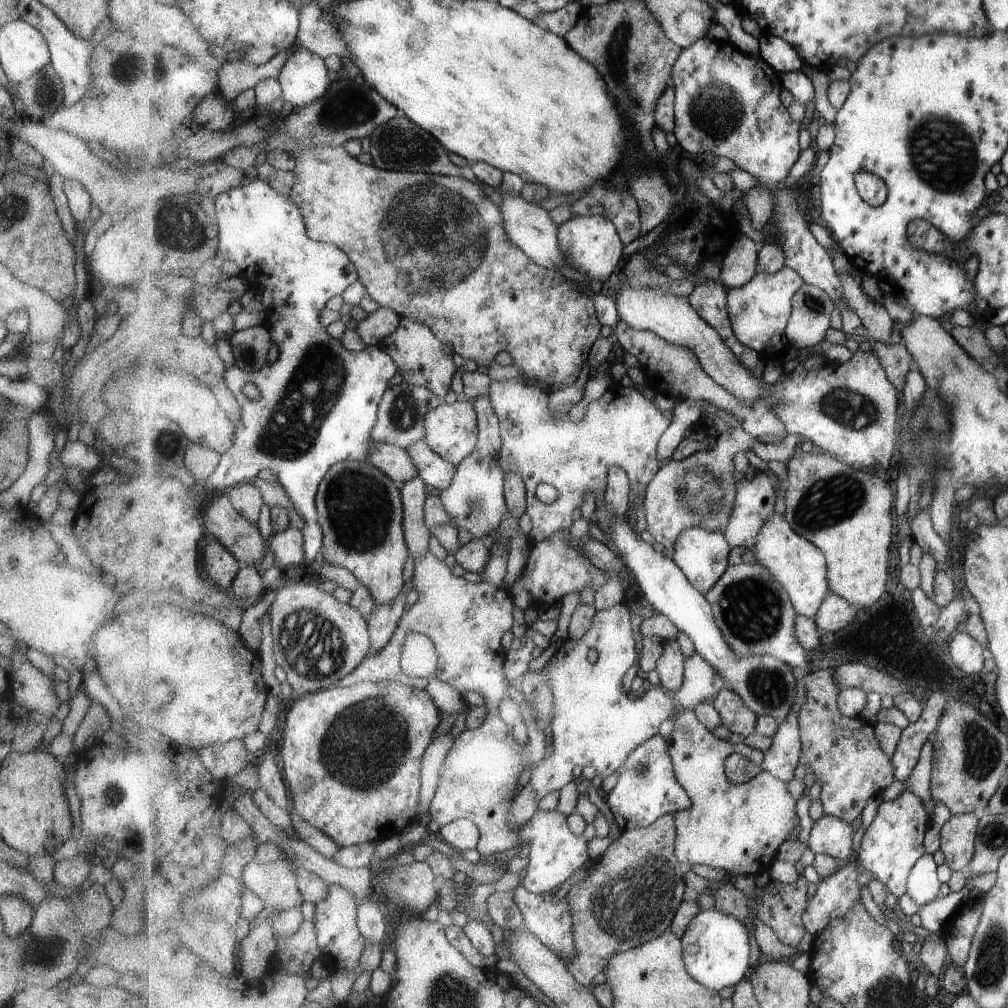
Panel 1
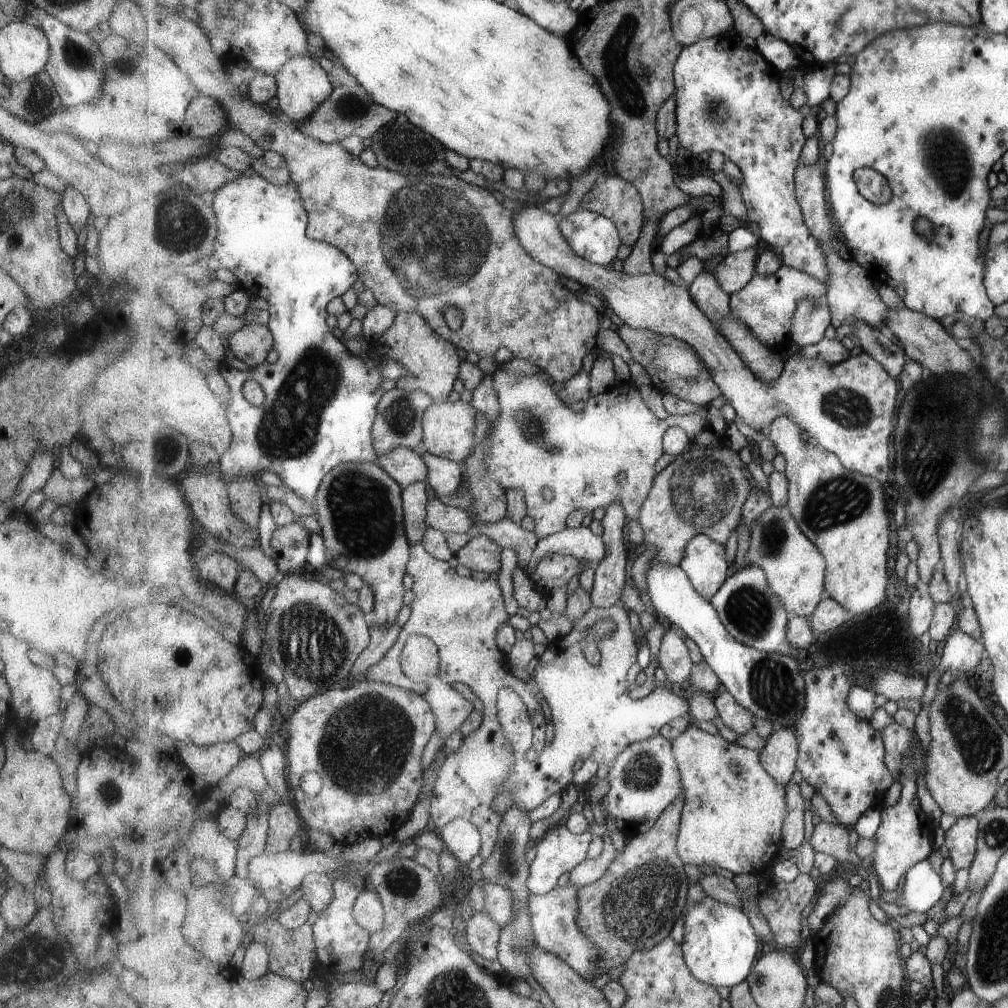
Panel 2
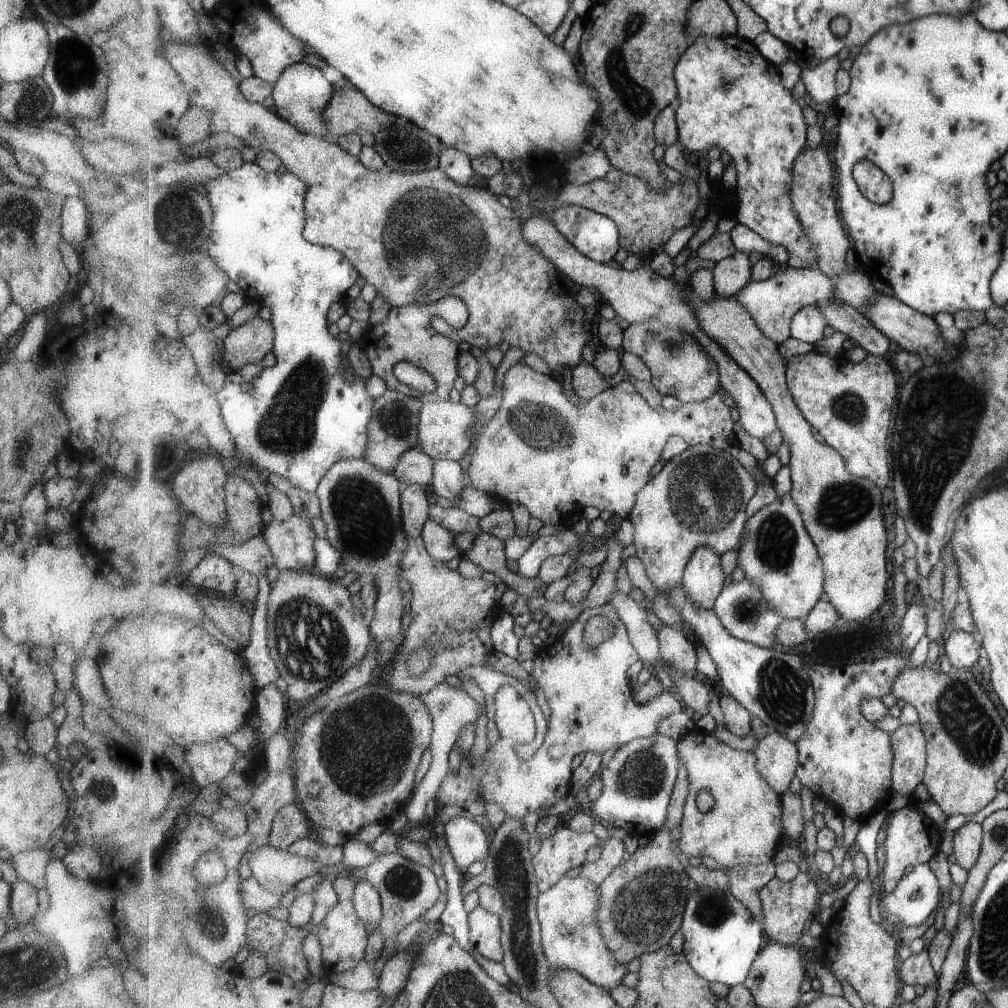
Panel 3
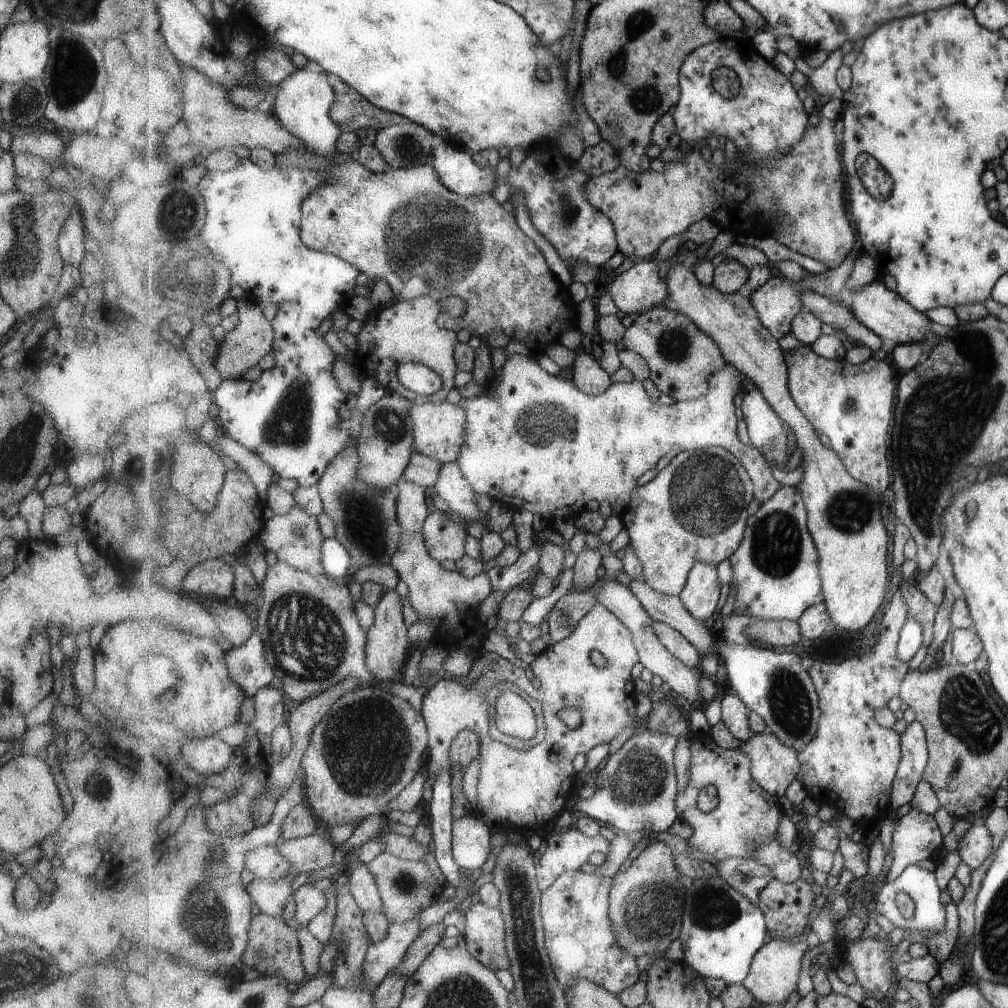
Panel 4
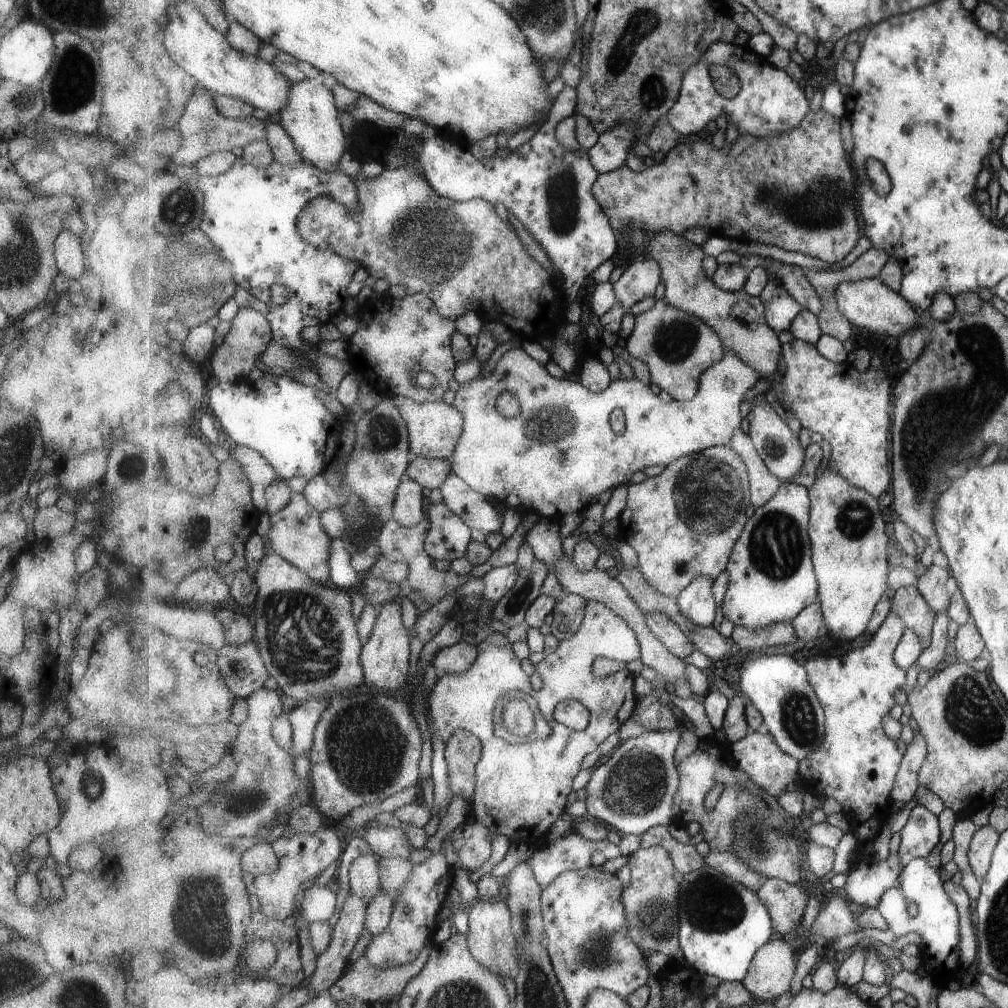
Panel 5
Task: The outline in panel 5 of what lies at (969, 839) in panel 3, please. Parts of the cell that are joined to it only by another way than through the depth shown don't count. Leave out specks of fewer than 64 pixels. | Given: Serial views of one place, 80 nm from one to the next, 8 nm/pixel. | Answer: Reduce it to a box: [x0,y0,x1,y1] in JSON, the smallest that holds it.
[968,824,1000,881]

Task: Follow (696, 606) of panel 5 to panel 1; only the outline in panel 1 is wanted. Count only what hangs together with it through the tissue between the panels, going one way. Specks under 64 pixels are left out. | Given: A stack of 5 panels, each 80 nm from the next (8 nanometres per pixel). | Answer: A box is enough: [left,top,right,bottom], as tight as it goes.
[672,525,732,594]

